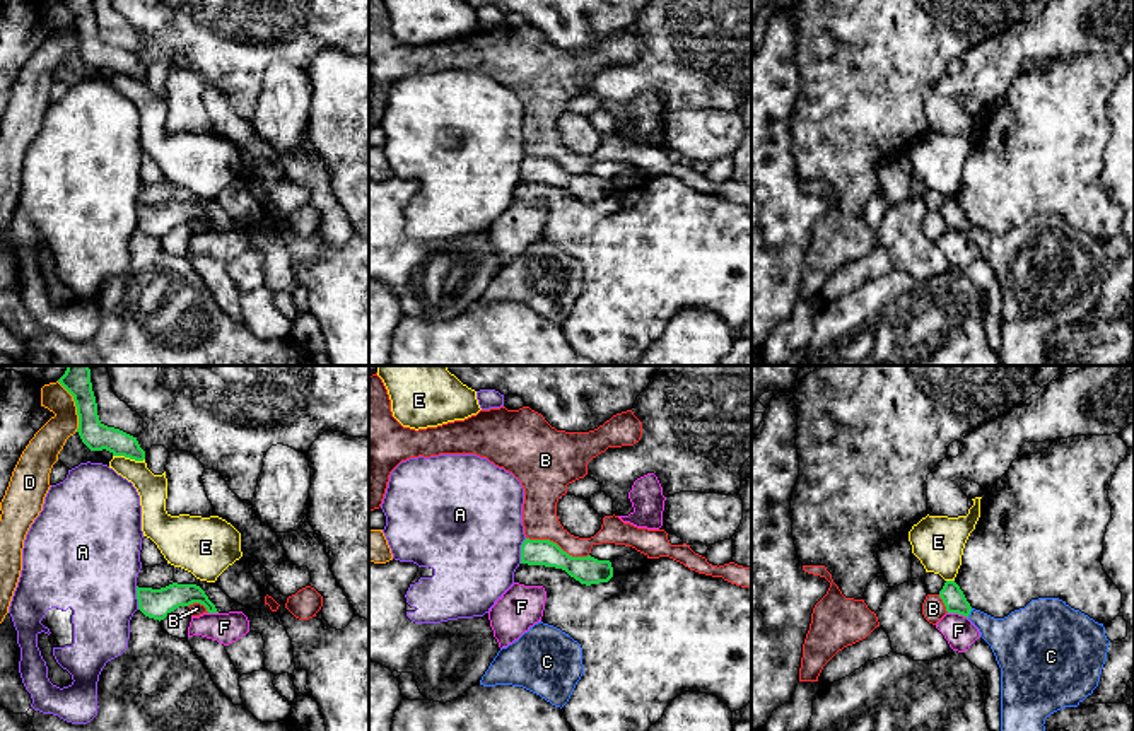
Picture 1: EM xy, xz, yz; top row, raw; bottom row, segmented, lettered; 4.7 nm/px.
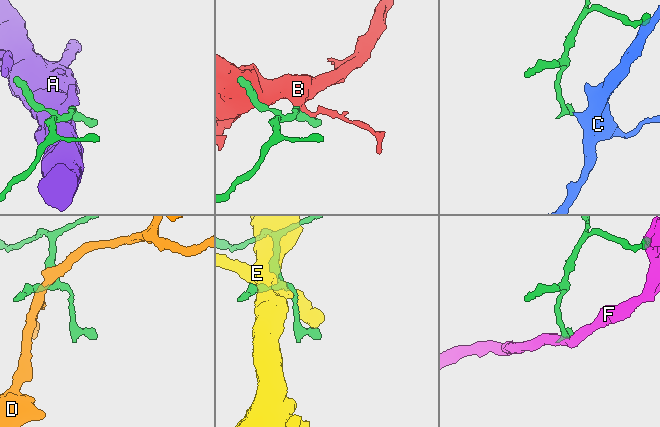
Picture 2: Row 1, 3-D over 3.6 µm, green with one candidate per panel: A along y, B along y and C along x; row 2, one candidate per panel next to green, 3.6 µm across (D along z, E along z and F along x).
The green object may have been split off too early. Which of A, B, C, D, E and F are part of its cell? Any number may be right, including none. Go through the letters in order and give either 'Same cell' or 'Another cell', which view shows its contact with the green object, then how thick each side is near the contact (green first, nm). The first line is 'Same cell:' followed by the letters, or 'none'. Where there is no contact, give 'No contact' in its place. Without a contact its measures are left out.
Same cell: none
A: Another cell. Touches green in xz. Thickness 130 nm (green) against 480 nm
B: Another cell. Touches green in xz. Thickness 130 nm (green) against 170 nm
C: Another cell. Touches green in yz. Thickness 110 nm (green) against 240 nm
D: Another cell. Touches green in xy. Thickness 140 nm (green) against 150 nm
E: Another cell. Touches green in xy. Thickness 140 nm (green) against 140 nm
F: Another cell. Touches green in yz. Thickness 110 nm (green) against 150 nm

